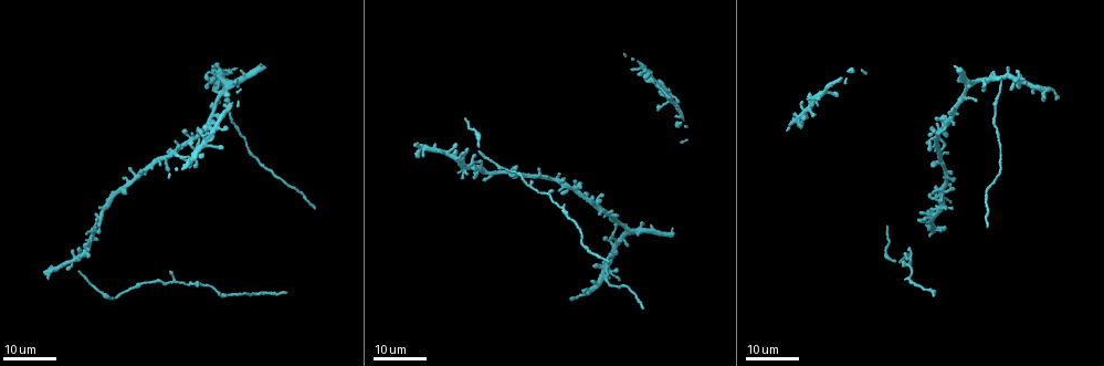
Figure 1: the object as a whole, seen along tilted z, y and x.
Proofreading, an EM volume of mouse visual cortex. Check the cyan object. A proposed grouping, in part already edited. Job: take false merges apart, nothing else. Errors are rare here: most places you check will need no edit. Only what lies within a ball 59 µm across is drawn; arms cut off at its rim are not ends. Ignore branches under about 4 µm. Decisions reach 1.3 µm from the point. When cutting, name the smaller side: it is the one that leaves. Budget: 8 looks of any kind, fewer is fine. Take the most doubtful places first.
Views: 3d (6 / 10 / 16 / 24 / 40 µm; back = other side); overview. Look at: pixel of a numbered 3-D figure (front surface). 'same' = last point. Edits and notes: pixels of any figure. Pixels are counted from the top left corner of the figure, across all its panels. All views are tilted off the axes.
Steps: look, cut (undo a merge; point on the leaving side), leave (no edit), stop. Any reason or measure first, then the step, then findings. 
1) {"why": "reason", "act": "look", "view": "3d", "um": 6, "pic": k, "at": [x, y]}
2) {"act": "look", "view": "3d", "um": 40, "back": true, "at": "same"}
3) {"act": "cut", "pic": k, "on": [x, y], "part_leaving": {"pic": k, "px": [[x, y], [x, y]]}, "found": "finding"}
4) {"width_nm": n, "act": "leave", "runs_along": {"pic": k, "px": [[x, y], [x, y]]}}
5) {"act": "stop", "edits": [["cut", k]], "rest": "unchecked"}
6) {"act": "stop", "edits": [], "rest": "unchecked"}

{"act": "look", "view": "3d", "um": 16, "pic": 1, "at": [226, 81]}

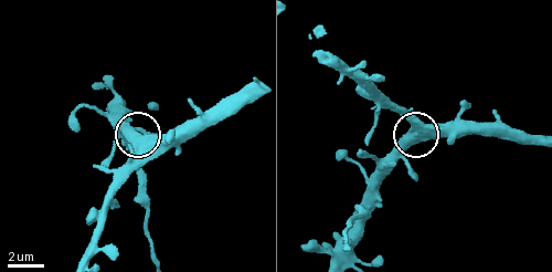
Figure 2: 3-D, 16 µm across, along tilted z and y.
{"act": "look", "view": "3d", "um": 10, "pic": 2, "at": [146, 139]}

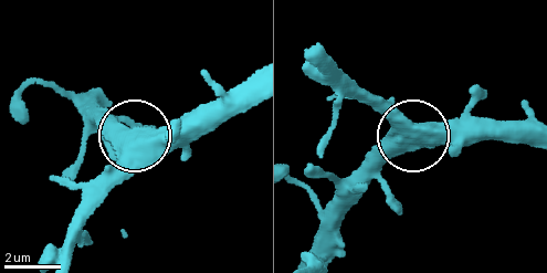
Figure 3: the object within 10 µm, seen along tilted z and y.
{"act": "leave", "runs_along": {"pic": 3, "px": [[59, 255], [83, 191], [126, 145], [177, 137]]}, "found": "continuous, no second neuron"}

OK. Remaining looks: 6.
{"act": "look", "view": "3d", "um": 16, "pic": 1, "at": [448, 153]}

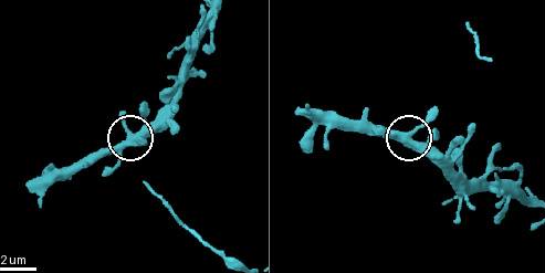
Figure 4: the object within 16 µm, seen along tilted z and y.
{"act": "look", "view": "3d", "um": 6, "pic": 4, "at": [412, 132]}

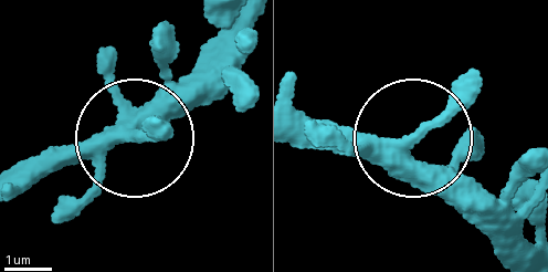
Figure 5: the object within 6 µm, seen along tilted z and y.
{"act": "leave", "found": "one neuron here"}

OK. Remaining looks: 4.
{"why": "four arms meet", "act": "look", "view": "3d", "um": 16, "pic": 1, "at": [947, 121]}

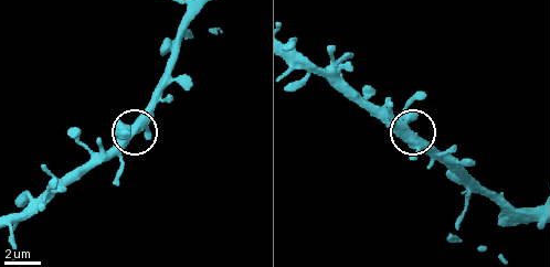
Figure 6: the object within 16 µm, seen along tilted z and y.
{"act": "look", "view": "3d", "um": 6, "pic": 6, "at": [407, 125]}

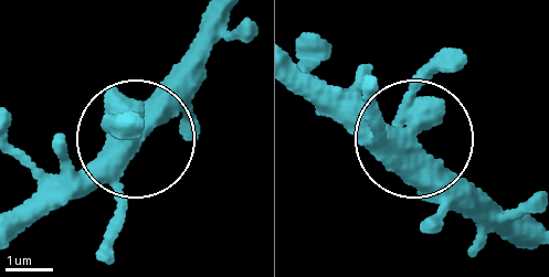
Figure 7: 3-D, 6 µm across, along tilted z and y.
{"arms": 4, "act": "leave", "found": "all the same neuron"}

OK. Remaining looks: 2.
{"act": "look", "view": "3d", "um": 16, "pic": 1, "at": [502, 171]}

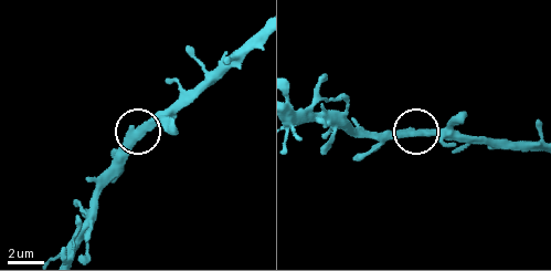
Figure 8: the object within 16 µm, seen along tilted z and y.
{"act": "look", "view": "3d", "um": 6, "pic": 8, "at": [139, 130]}

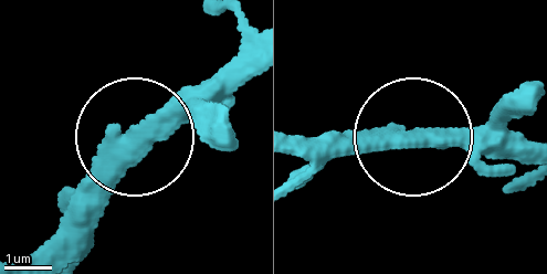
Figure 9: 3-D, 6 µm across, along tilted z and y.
{"act": "leave", "runs_along": {"pic": 9, "px": [[410, 145], [308, 150]]}, "found": "continuous, no second neuron"}

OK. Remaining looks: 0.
{"act": "stop", "edits": [], "rest": "unchecked"}

